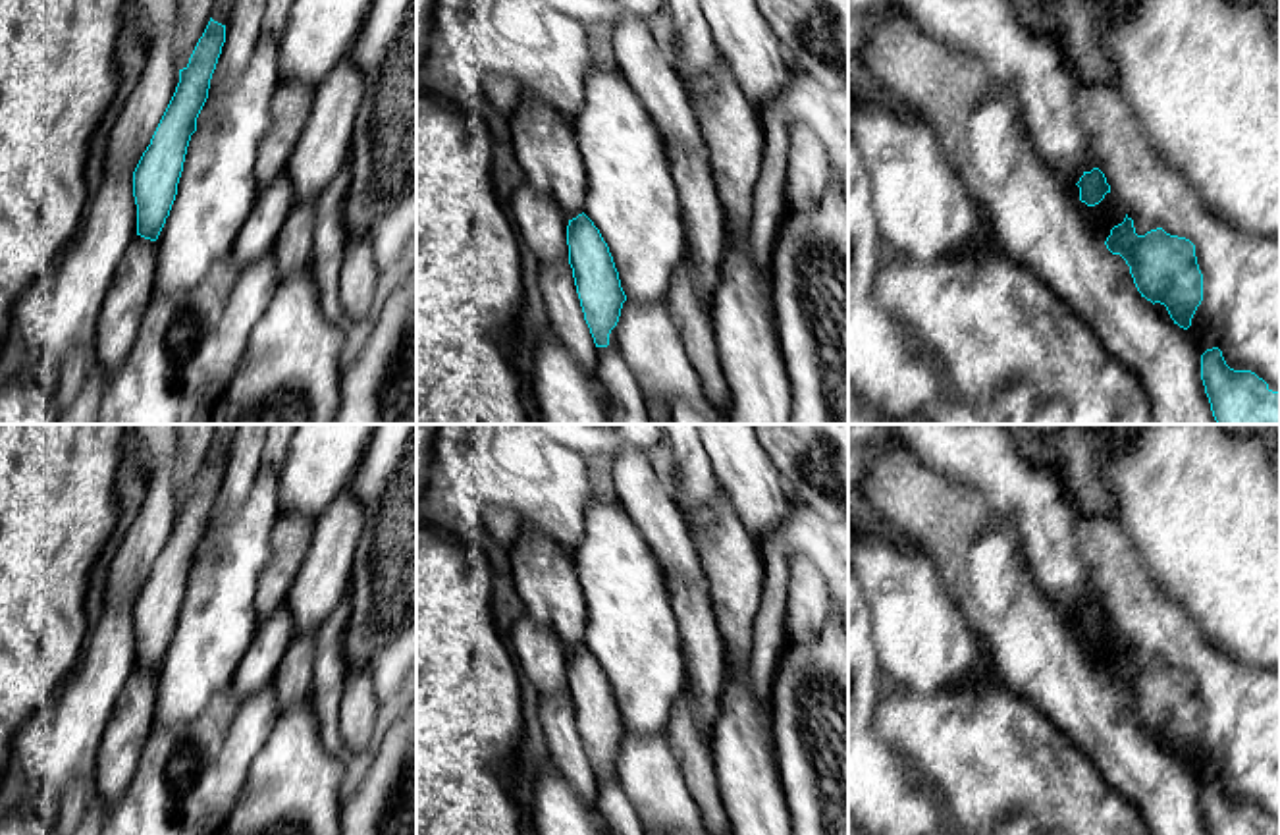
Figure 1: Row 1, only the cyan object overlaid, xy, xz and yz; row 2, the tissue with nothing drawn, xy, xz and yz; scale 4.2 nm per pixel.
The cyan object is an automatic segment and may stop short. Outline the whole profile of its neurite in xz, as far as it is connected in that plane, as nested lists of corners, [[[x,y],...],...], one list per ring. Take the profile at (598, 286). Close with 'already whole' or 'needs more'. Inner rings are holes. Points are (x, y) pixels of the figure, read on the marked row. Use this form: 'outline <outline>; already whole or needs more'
outline [[[582,212],[567,226],[569,264],[596,347],[609,345],[627,295],[600,229]]]; already whole

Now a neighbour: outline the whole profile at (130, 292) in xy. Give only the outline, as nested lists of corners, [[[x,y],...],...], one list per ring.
[[[137,235],[125,249],[104,297],[94,334],[94,355],[110,380],[135,343],[141,320],[152,297],[156,276],[156,241]]]

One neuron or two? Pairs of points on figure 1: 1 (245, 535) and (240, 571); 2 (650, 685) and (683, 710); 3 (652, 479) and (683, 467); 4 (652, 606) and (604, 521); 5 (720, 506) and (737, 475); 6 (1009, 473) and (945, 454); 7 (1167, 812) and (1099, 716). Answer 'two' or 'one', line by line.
1: one
2: two
3: two
4: one
5: two
6: one
7: one

